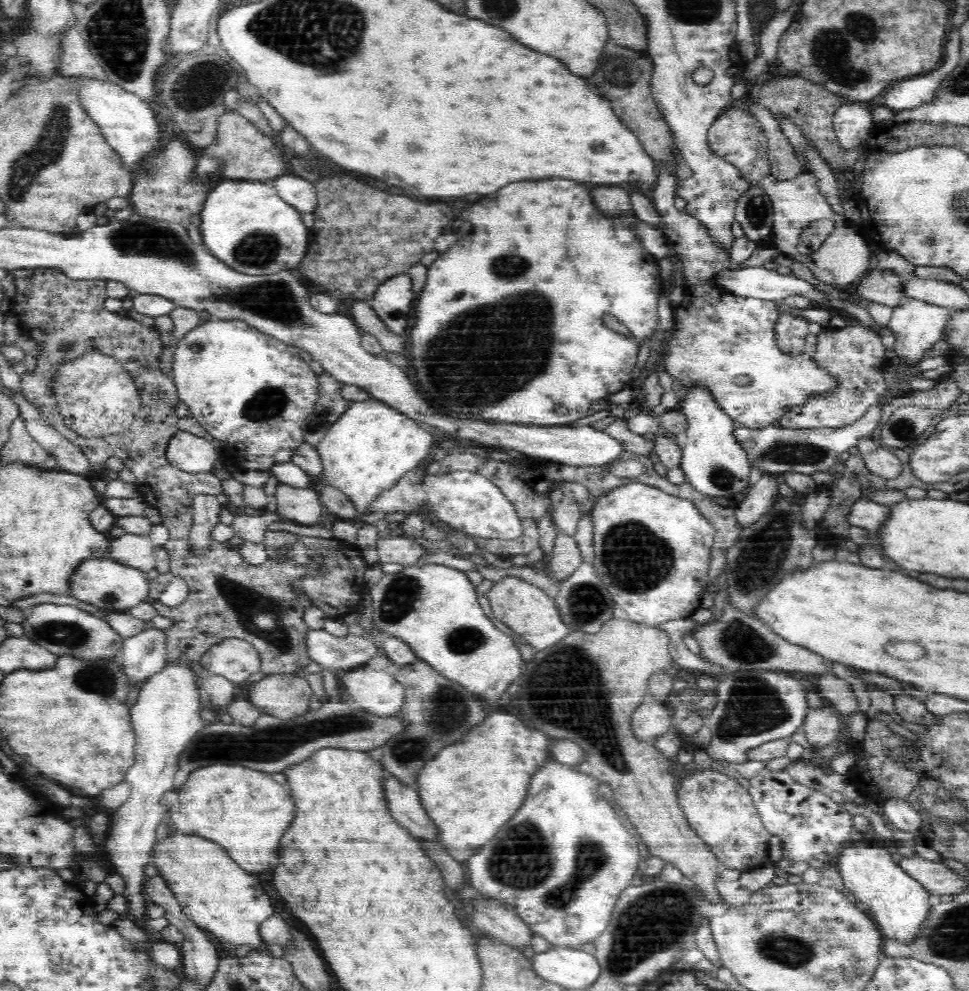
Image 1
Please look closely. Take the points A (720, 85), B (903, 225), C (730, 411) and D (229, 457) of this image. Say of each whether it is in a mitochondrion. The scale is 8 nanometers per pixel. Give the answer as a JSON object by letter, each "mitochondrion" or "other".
{"A":"other","B":"other","C":"other","D":"other"}

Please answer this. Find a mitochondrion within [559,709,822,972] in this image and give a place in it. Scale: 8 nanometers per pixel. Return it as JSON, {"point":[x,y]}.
{"point":[791,951]}

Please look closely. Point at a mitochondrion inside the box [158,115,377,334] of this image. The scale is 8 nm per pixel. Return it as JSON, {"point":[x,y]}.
{"point":[257,249]}

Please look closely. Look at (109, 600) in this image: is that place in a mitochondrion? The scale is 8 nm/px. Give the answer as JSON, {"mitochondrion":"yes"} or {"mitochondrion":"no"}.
{"mitochondrion":"no"}

